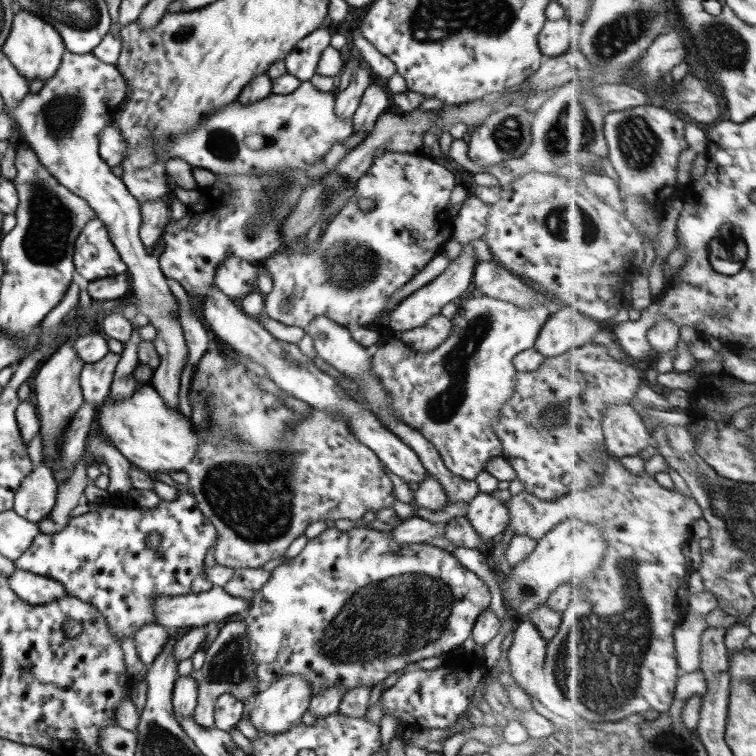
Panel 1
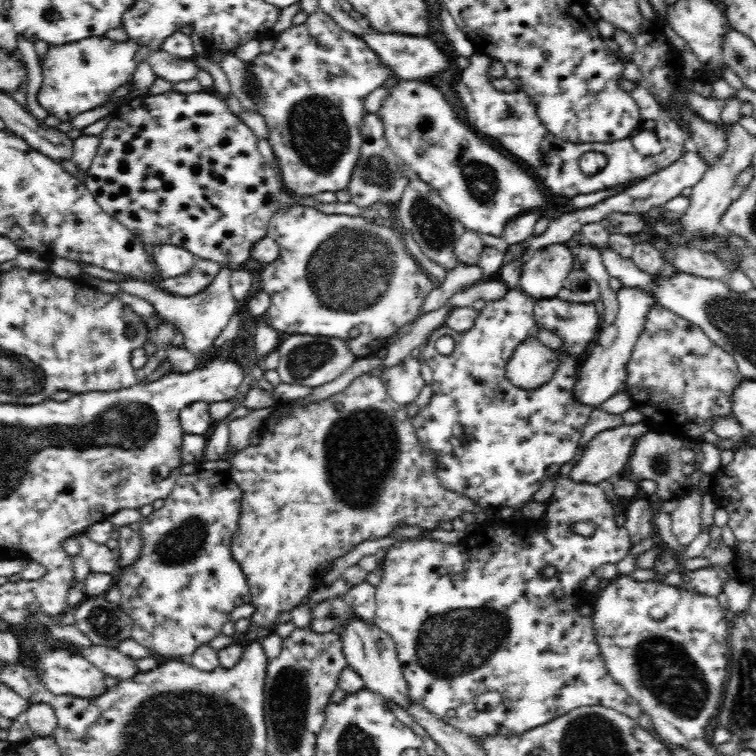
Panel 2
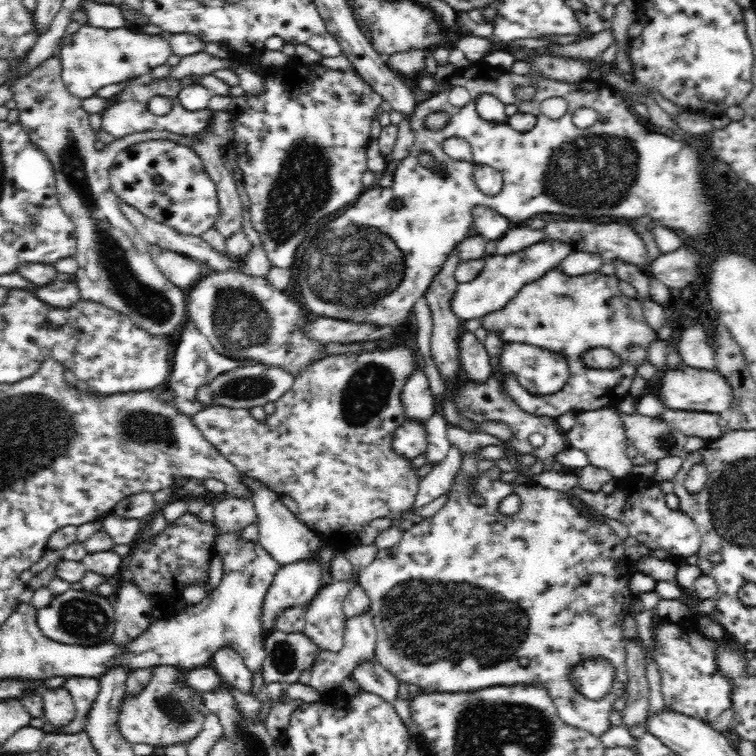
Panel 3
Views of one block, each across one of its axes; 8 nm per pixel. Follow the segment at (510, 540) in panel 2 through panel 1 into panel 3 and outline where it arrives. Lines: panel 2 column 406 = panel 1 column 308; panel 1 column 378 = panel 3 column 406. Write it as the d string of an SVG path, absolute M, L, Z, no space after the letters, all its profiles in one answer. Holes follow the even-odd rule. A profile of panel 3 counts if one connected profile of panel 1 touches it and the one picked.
M490 467L485 472L478 471L473 485L468 485L468 475L460 470L456 473L452 486L448 489L448 499L445 505L433 516L423 519L412 525L408 530L402 532L400 542L392 548L383 548L378 551L372 564L361 568L359 574L359 586L366 592L370 599L370 612L373 616L374 627L378 632L376 640L375 661L380 663L388 672L392 673L398 680L416 684L421 690L436 692L474 692L488 686L500 686L500 684L534 684L542 683L556 706L559 718L564 723L588 731L599 737L610 727L610 714L615 701L624 694L628 682L628 671L626 671L627 639L624 637L622 622L631 616L631 609L637 602L637 596L629 587L635 575L629 570L630 560L624 553L624 539L614 534L610 526L598 519L592 519L584 515L579 508L574 507L568 495L556 489L544 488L534 483L518 483L515 481L504 482L500 479L502 471L498 467ZM470 494L478 494L484 498L483 506L470 503ZM517 494L520 497L520 512L514 516L506 516L498 510L498 505L503 498ZM602 657L608 659L614 665L614 680L603 700L592 701L575 690L569 672L574 665L581 663L584 659ZM528 658L528 666L520 666L518 660Z

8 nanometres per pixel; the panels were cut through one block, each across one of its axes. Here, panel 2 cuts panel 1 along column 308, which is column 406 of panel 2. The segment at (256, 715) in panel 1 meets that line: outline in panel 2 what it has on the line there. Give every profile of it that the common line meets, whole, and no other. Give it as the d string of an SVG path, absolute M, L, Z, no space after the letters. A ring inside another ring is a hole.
M361 618L348 621L346 626L343 624L344 620L346 619L337 619L339 625L335 625L333 630L342 642L347 666L353 668L361 676L366 688L382 695L387 702L396 703L406 710L413 700L409 695L408 683L404 678L392 638L371 622L366 622Z

